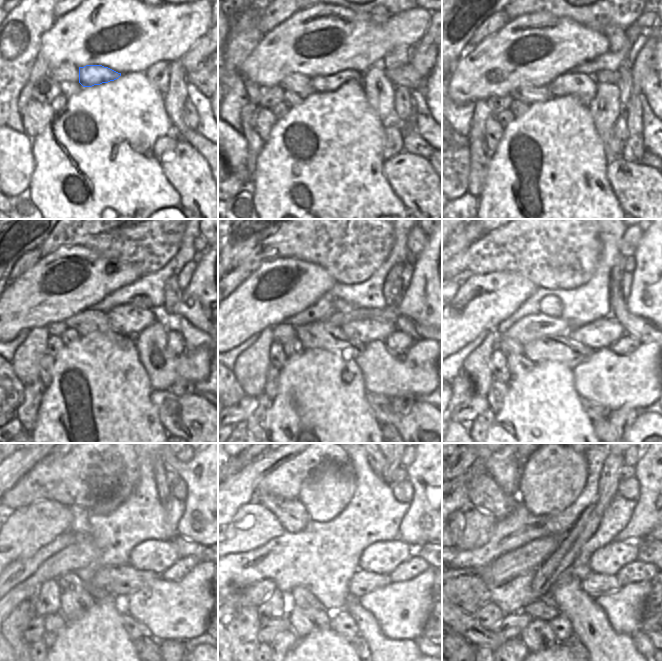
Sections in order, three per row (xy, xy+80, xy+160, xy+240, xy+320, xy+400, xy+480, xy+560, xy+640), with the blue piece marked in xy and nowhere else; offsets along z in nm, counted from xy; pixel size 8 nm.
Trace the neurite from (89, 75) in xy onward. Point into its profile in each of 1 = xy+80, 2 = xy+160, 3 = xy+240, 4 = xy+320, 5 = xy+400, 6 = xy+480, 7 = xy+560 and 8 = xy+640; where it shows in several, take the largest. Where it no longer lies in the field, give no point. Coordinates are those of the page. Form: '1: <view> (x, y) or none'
1: xy+80 (322, 83)
2: xy+160 (582, 86)
3: xy+240 (130, 319)
4: xy+320 (369, 330)
5: xy+400 (601, 333)
6: xy+480 (157, 556)
7: xy+560 (382, 557)
8: xy+640 (608, 560)

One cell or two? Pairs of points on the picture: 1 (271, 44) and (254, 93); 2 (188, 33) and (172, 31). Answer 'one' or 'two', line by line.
1: two
2: one

